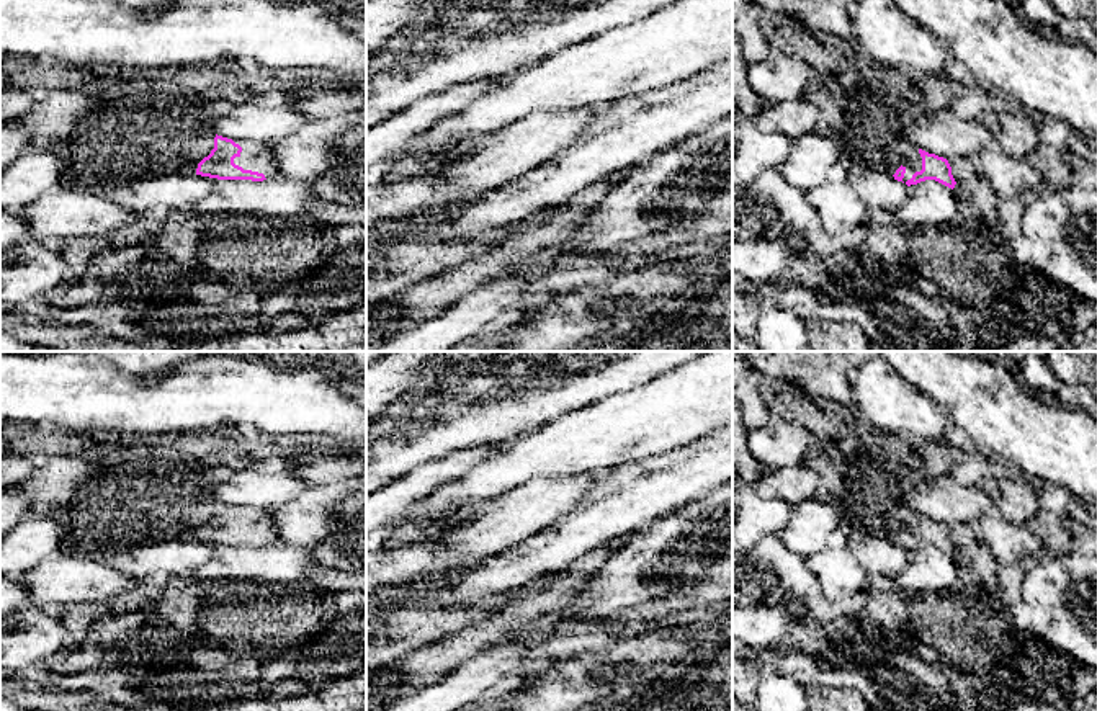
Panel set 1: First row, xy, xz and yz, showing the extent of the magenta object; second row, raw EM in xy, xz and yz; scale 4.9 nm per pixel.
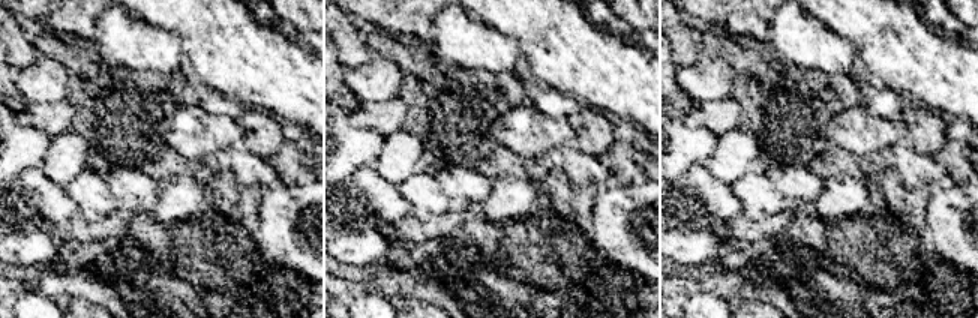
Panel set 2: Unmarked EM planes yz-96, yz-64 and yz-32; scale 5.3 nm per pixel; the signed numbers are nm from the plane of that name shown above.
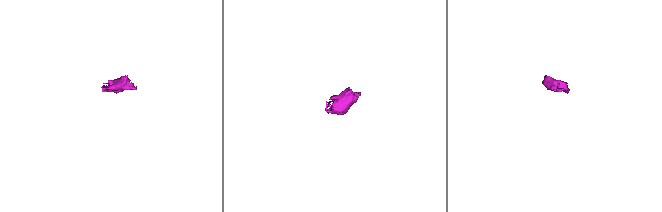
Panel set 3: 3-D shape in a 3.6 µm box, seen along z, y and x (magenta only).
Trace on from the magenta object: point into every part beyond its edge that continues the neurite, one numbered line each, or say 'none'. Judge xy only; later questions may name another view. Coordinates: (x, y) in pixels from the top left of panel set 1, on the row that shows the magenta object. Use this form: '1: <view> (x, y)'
1: xy (255, 156)

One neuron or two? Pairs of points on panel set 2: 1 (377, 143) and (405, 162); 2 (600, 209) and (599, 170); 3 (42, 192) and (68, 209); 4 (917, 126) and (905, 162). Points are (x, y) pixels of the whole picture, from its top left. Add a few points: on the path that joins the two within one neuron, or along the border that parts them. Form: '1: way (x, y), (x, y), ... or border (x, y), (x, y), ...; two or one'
1: border (384, 137), (381, 152), (371, 165); two
2: border (612, 182), (608, 186); two
3: way (48, 198), (62, 207); one
4: border (912, 147), (921, 153), (932, 155); two

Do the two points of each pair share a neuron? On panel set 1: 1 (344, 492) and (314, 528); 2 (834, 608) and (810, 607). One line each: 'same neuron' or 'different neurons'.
1: same neuron
2: same neuron

